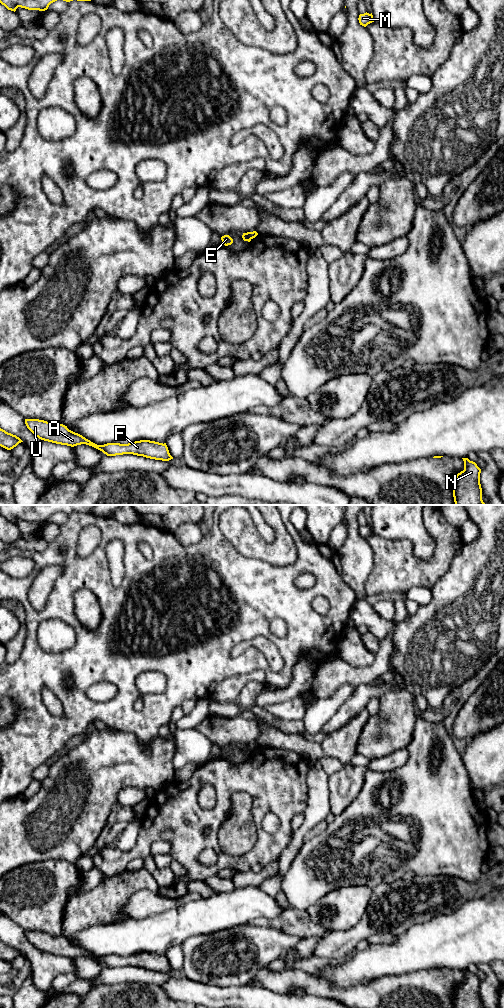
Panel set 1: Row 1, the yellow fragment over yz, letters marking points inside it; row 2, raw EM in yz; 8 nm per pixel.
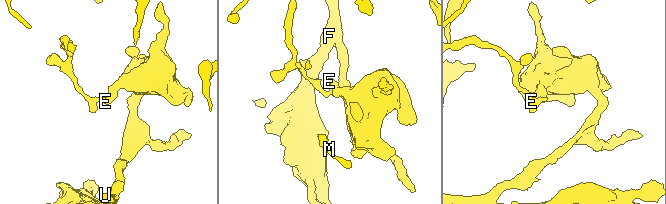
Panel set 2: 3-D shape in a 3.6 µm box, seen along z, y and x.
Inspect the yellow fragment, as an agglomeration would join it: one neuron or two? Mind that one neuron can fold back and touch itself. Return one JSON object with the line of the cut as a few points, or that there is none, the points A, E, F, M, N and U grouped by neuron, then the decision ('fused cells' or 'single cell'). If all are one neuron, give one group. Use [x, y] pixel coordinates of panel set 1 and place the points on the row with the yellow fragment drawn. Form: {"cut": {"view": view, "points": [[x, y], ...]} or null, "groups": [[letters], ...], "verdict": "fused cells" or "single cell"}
{"cut": {"view": "yz", "points": [[249, 232], [251, 238]]}, "groups": [["A", "E", "F", "N", "U"], ["M"]], "verdict": "fused cells"}

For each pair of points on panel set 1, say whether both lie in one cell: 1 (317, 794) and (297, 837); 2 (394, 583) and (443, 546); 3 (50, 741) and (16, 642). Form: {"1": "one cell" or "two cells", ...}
{"1": "one cell", "2": "one cell", "3": "two cells"}

